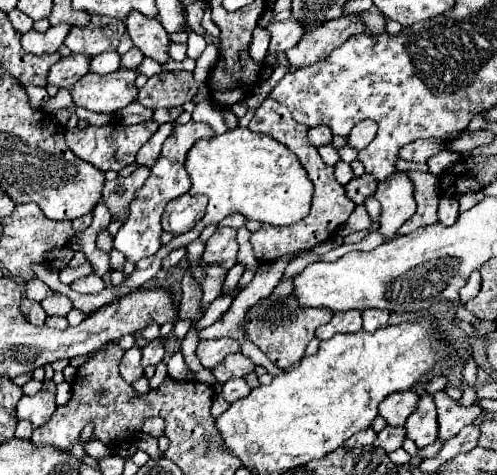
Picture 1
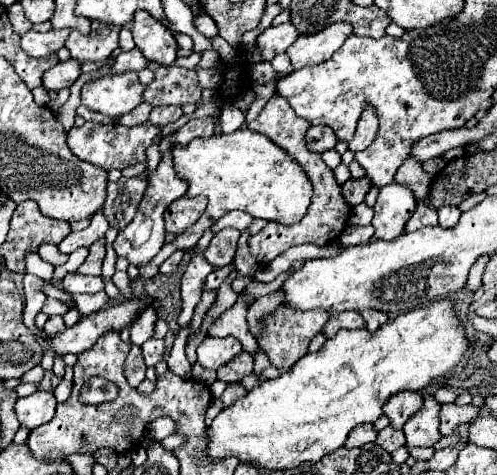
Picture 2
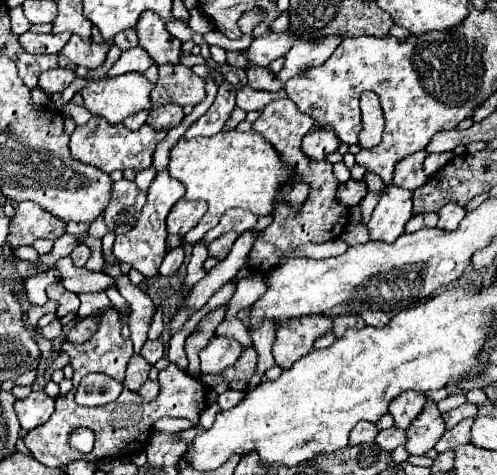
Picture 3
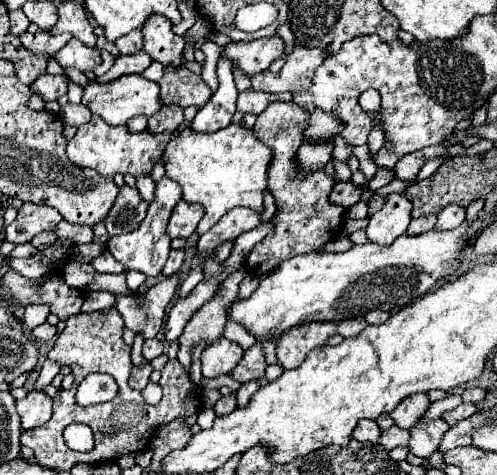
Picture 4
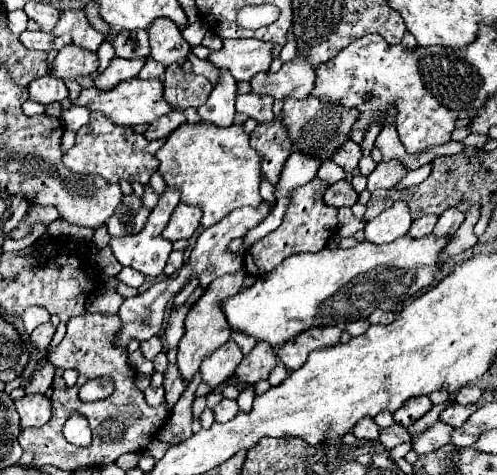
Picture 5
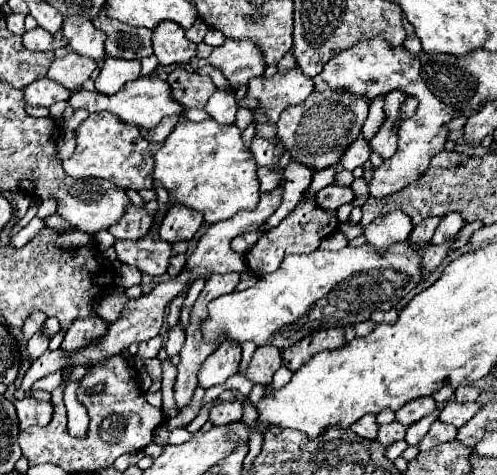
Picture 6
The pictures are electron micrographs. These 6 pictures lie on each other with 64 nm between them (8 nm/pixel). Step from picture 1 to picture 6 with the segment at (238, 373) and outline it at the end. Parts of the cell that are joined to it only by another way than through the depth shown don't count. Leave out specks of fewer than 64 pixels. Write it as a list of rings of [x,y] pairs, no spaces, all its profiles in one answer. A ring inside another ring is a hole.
[[[258,346],[250,364],[248,364],[248,370],[246,370],[246,378],[252,380],[254,384],[270,384],[274,372],[282,366],[282,356],[280,356],[280,350],[278,348],[272,348],[272,346]]]

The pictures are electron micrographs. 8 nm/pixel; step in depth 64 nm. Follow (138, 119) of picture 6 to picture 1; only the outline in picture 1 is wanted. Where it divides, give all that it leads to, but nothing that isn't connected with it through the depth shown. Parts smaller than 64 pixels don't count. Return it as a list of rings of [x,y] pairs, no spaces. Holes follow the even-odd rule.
[[[118,68],[104,76],[90,72],[70,88],[70,94],[76,106],[90,112],[114,114],[136,100],[138,90],[134,80],[136,72],[128,68]]]

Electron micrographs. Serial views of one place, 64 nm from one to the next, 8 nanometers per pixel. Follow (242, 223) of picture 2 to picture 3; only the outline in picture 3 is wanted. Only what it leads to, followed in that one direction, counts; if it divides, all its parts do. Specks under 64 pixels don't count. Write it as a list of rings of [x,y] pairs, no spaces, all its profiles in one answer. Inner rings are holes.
[[[234,208],[234,210],[228,210],[228,212],[220,218],[220,222],[218,222],[210,232],[206,232],[206,236],[204,236],[202,240],[204,240],[206,244],[210,244],[216,236],[220,236],[220,234],[224,234],[224,232],[234,230],[234,232],[242,234],[242,232],[250,230],[254,224],[256,224],[256,216],[252,216],[252,212],[244,212],[242,208]]]

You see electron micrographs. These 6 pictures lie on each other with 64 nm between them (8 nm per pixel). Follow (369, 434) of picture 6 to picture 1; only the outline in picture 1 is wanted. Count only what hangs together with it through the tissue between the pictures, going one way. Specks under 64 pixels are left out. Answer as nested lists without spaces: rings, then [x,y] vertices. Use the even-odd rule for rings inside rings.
[[[368,428],[368,430],[362,430],[362,432],[352,434],[352,436],[344,442],[344,446],[346,446],[346,448],[354,448],[354,446],[368,446],[368,444],[372,444],[372,442],[374,442],[374,438],[376,438],[376,432],[374,432],[372,428]]]

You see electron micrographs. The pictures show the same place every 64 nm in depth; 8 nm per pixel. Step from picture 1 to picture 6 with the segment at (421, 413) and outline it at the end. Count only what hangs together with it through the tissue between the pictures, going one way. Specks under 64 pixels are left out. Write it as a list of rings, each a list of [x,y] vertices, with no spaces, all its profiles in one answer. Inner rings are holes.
[[[436,420],[436,422],[430,426],[428,434],[420,440],[418,450],[420,450],[420,452],[430,450],[430,448],[436,448],[436,446],[440,446],[440,444],[444,444],[444,442],[454,440],[454,438],[456,438],[456,428],[454,428],[452,424],[444,424],[444,422]]]

